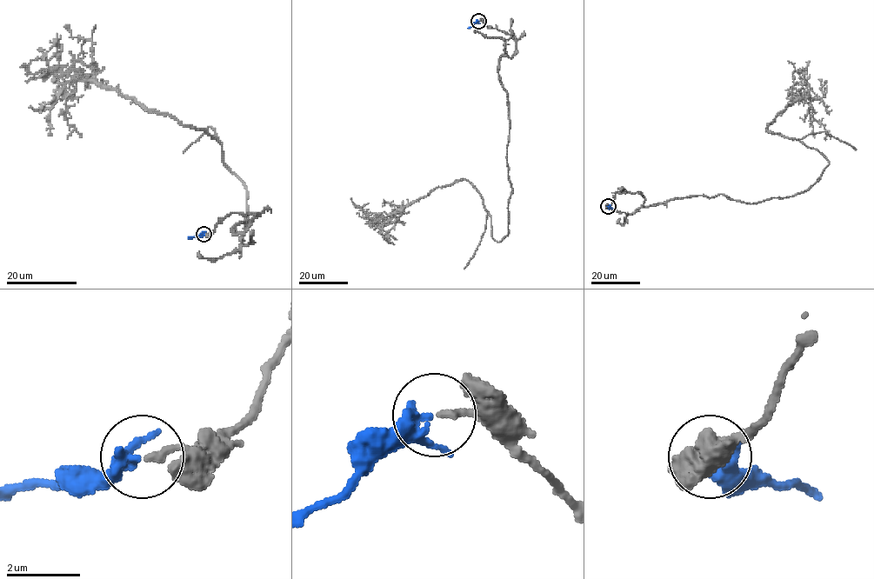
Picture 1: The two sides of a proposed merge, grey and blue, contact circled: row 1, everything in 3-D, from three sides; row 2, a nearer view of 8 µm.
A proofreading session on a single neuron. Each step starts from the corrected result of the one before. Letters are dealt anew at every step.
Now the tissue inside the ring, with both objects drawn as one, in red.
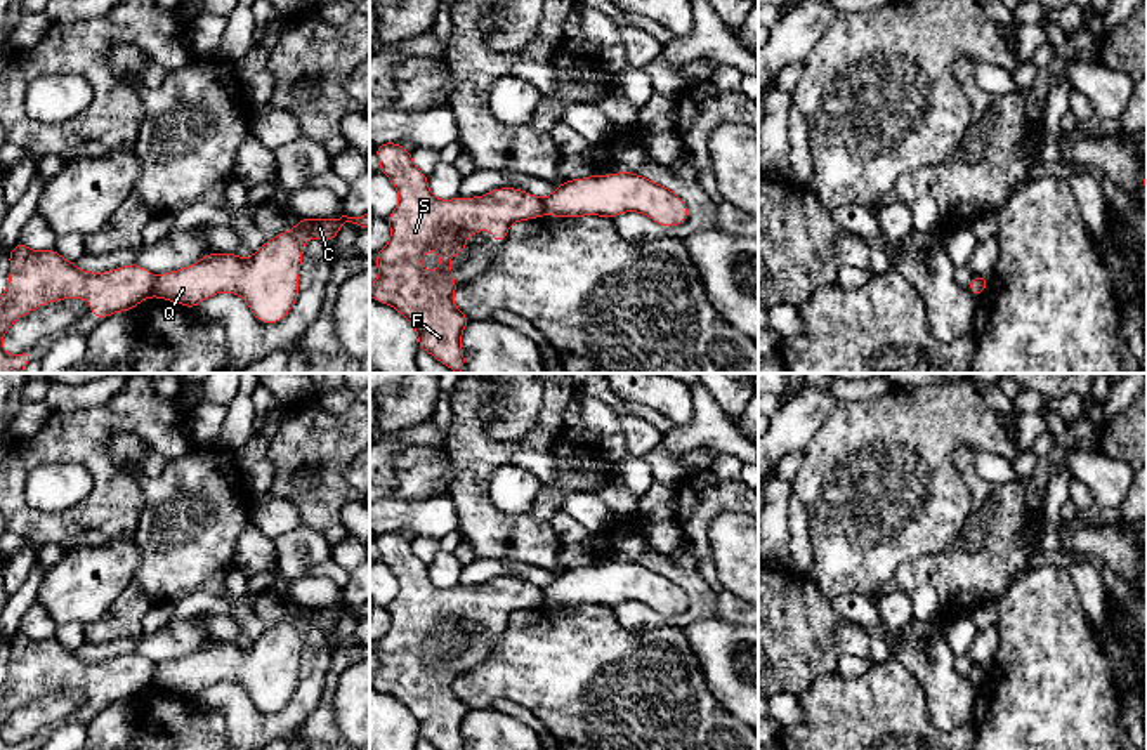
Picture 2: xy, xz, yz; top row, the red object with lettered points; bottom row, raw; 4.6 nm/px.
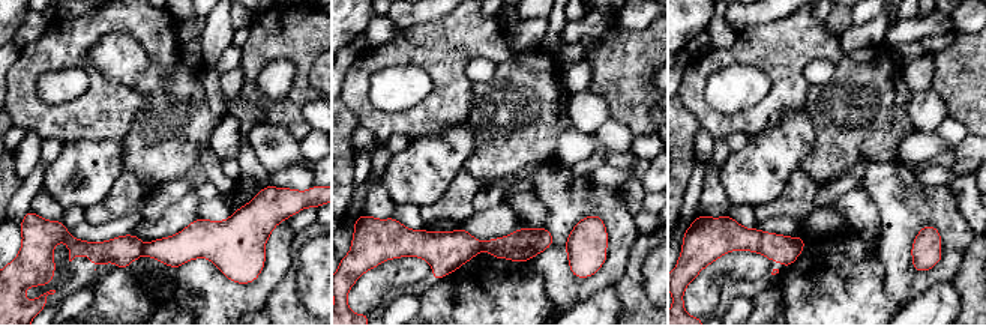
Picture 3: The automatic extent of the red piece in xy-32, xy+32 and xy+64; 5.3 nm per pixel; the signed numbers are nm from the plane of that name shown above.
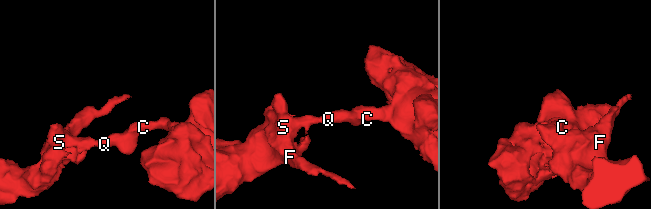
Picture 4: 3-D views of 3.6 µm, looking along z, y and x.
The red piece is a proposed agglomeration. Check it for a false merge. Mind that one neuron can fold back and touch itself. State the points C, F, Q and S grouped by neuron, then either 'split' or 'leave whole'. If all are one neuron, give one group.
C Q / F S | split

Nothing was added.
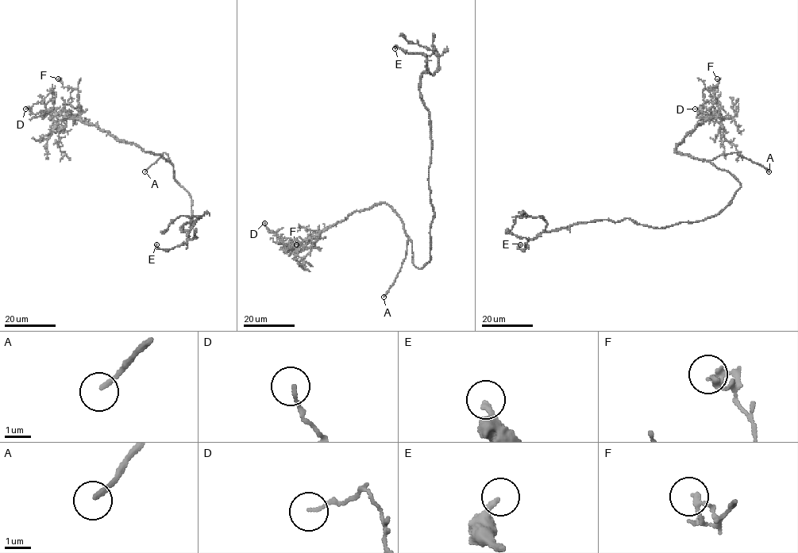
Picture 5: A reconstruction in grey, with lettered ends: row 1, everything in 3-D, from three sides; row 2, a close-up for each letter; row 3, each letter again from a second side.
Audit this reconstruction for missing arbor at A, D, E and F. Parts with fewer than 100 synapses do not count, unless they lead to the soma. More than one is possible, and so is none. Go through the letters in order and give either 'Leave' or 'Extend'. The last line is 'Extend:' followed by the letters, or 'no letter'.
A: Extend
D: Leave
E: Leave
F: Leave
Extend: A

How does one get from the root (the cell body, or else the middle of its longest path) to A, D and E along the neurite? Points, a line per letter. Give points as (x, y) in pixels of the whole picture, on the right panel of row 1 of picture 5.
A: (728, 204), (741, 183), (728, 172), (716, 167), (710, 159), (736, 152), (769, 171)
D: (728, 204), (741, 183), (707, 160), (676, 151), (690, 132), (718, 112), (706, 116), (700, 107), (695, 109)
E: (728, 204), (693, 222), (653, 228), (628, 217), (595, 220), (543, 231), (524, 249), (520, 244)

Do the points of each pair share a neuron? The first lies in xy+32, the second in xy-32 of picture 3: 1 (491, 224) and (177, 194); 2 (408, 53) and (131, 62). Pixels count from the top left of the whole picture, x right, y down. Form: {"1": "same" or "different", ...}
{"1": "different", "2": "different"}

